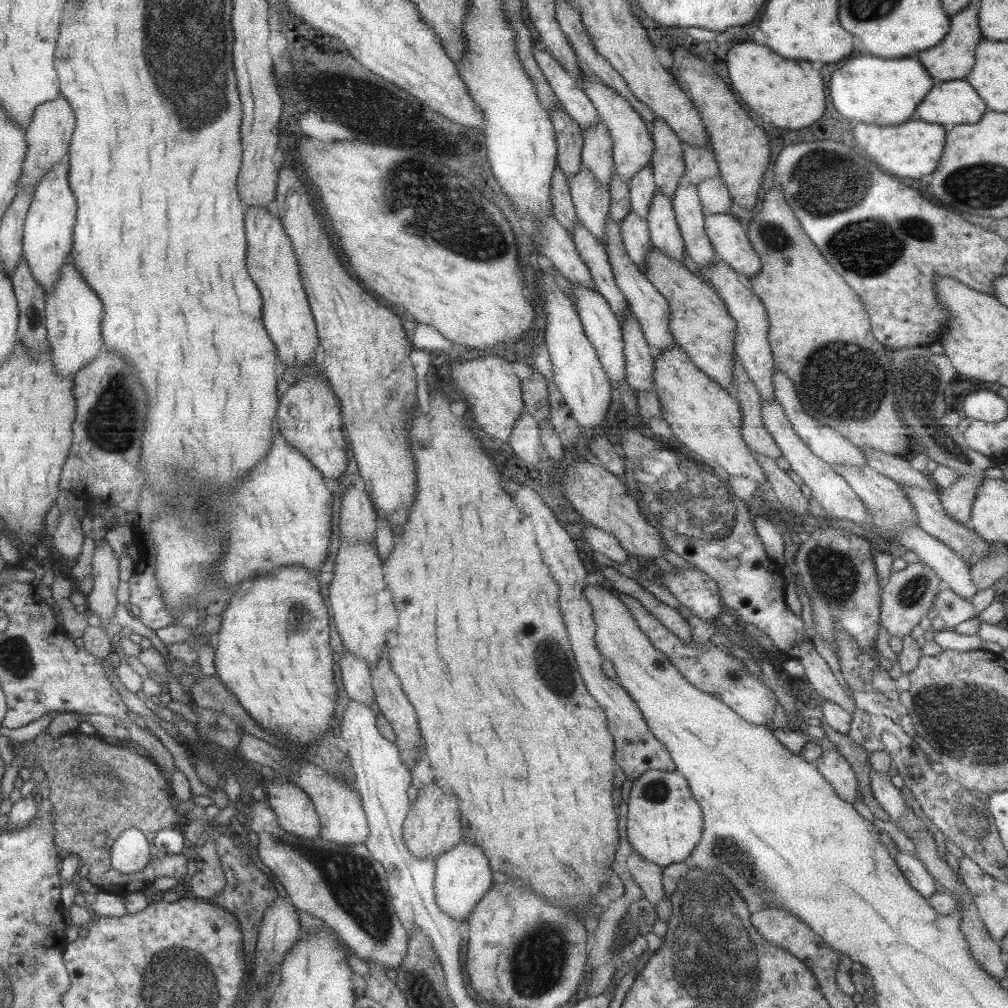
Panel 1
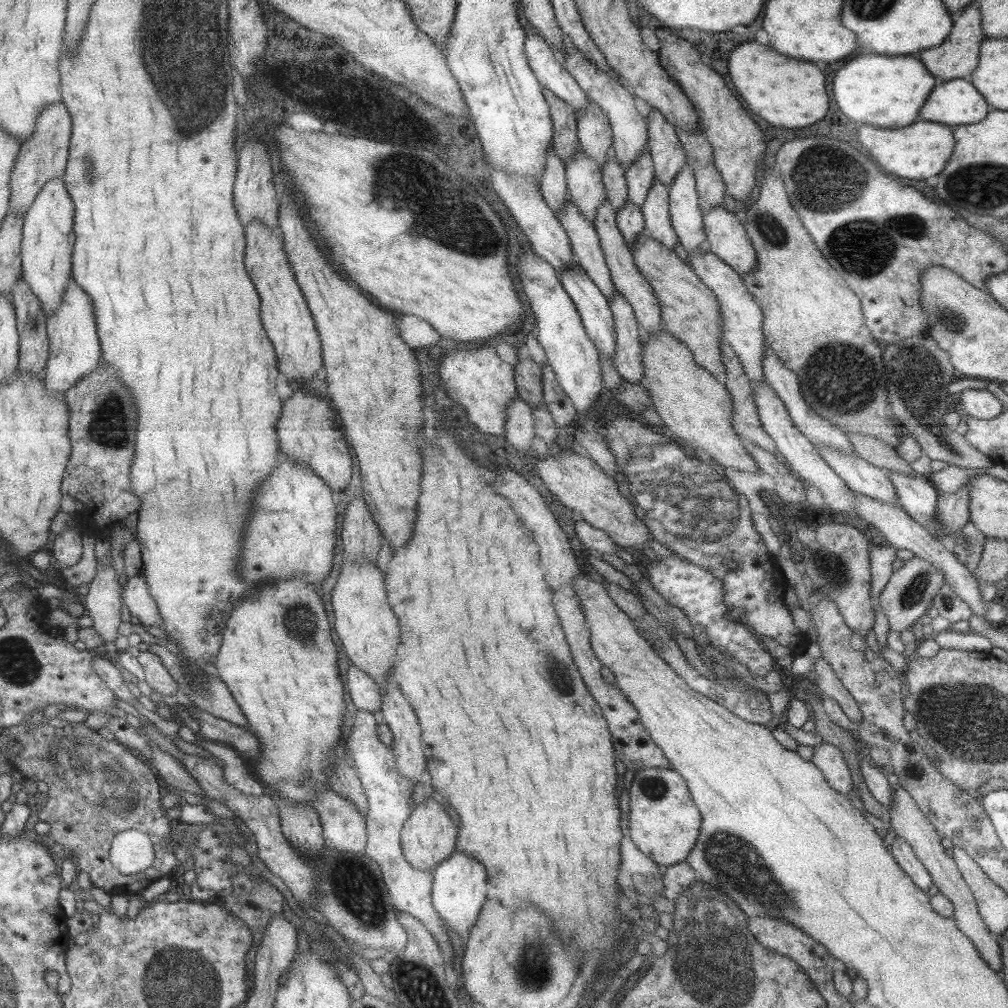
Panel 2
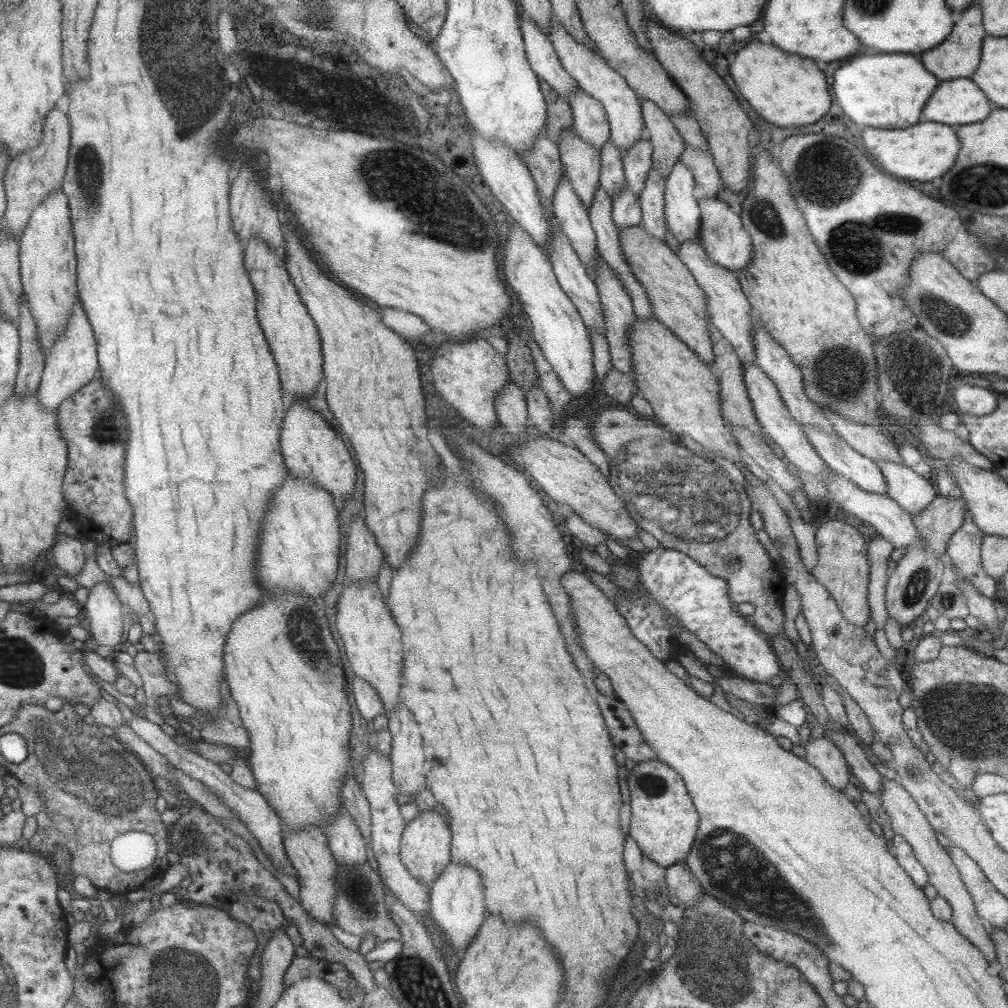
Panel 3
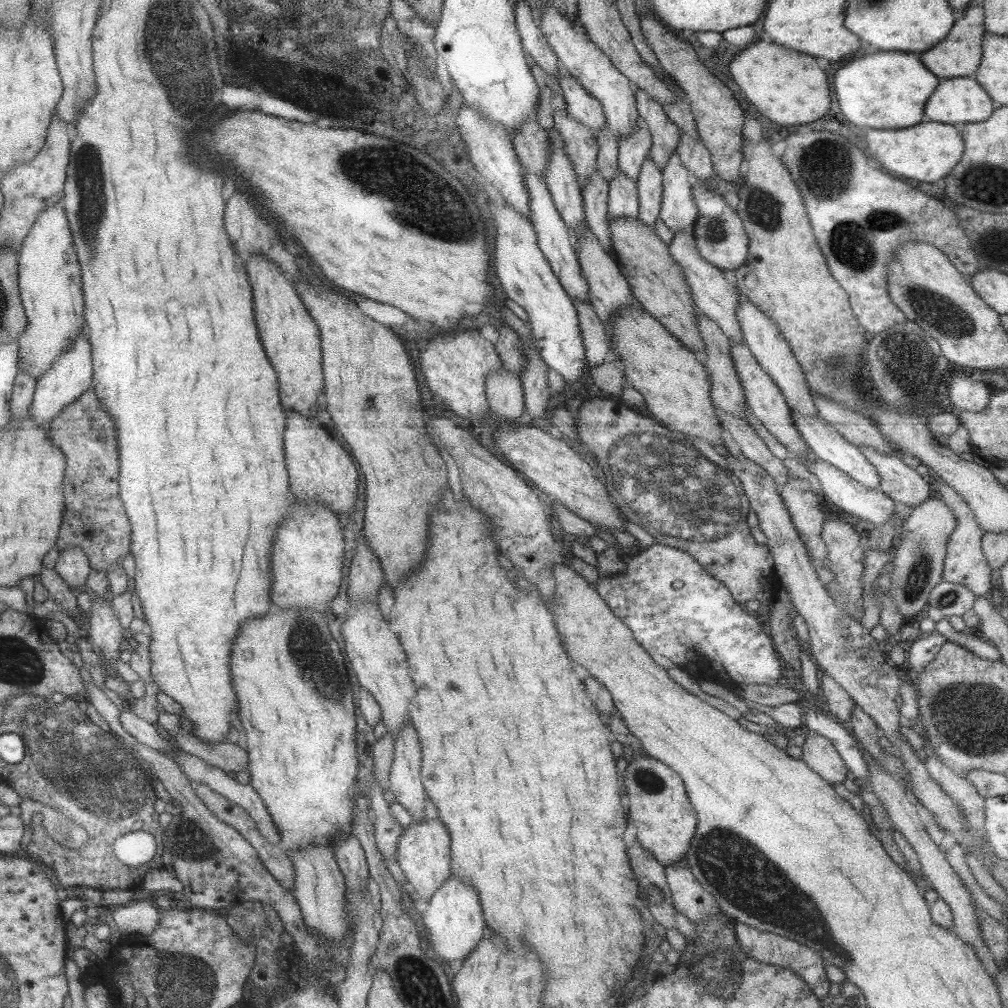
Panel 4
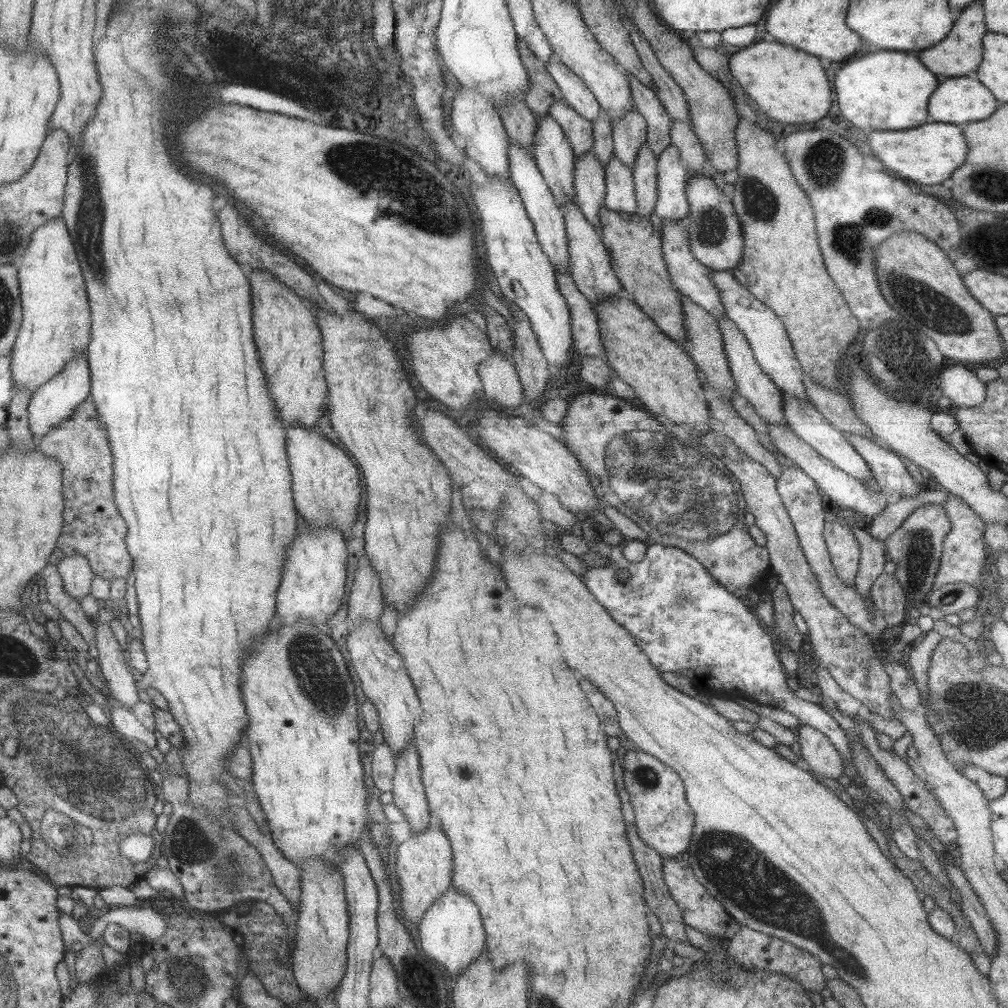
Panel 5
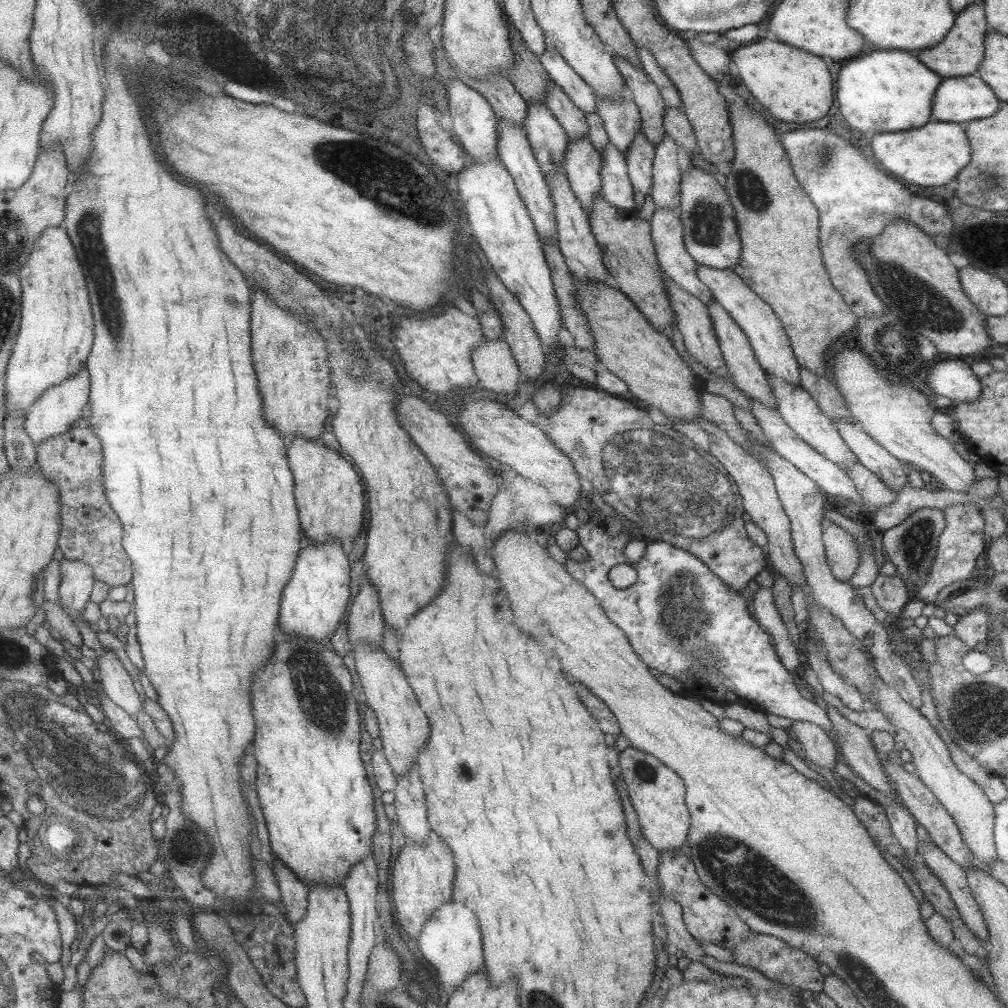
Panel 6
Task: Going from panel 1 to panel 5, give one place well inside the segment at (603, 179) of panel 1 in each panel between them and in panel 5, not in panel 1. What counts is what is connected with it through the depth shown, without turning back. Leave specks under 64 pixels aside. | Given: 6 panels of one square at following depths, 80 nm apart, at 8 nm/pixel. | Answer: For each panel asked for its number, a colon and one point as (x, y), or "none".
2: (594, 135)
3: (589, 120)
4: (580, 105)
5: (579, 98)

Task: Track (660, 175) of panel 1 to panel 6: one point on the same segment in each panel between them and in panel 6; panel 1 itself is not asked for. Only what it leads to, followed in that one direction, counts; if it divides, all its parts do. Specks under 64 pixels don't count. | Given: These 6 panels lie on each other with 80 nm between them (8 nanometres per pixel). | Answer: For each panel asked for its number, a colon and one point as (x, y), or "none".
2: (666, 150)
3: (666, 143)
4: (663, 133)
5: (645, 101)
6: (646, 96)

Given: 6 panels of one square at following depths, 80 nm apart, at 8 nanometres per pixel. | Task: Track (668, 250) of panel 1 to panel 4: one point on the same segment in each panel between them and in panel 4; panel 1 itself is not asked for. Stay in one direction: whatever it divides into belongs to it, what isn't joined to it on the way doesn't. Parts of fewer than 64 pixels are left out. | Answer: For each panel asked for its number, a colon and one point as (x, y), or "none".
2: (654, 208)
3: (650, 199)
4: (648, 183)

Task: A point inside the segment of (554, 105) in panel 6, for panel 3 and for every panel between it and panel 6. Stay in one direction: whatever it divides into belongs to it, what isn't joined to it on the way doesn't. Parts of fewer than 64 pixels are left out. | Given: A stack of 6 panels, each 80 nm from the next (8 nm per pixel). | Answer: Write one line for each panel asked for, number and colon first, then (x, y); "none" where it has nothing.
3: (580, 161)
4: (579, 143)
5: (577, 130)

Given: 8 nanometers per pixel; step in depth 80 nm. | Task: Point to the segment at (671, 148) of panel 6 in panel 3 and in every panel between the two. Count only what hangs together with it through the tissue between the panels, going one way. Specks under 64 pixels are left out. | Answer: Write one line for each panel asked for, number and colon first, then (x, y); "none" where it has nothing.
3: (681, 213)
4: (678, 212)
5: (671, 204)

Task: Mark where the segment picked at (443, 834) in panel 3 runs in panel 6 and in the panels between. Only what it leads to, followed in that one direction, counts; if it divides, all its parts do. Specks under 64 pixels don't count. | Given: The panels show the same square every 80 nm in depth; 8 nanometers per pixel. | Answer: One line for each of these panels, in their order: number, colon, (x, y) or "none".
4: (423, 852)
5: (423, 866)
6: (422, 879)

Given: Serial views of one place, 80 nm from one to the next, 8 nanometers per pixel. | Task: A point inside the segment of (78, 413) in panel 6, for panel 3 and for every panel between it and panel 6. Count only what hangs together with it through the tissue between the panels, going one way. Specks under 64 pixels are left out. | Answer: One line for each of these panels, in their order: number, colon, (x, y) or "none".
3: (72, 363)
4: (70, 375)
5: (54, 401)

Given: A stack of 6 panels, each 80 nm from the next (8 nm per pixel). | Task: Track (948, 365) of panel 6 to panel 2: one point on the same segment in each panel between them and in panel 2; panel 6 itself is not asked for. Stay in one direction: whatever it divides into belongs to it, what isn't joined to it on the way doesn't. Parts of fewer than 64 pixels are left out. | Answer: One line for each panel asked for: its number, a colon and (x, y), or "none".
2: (978, 403)
3: (975, 400)
4: (968, 395)
5: (960, 385)

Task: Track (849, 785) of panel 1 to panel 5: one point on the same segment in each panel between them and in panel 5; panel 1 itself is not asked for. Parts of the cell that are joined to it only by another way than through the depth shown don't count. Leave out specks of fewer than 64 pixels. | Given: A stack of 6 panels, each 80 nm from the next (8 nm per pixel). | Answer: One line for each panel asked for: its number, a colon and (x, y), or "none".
2: (827, 758)
3: (820, 752)
4: (818, 754)
5: (819, 754)

